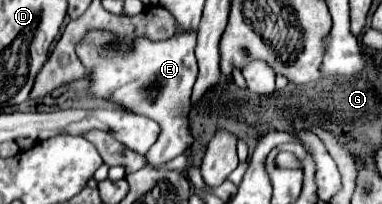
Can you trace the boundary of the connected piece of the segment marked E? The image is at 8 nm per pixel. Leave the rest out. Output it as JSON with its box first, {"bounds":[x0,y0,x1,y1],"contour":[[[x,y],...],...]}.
{"bounds":[79,30,197,166],"contour":[[[181,30],[161,42],[135,40],[133,50],[125,56],[113,48],[113,40],[115,38],[107,32],[89,32],[87,40],[79,44],[79,58],[91,68],[91,92],[121,102],[131,112],[159,122],[161,134],[145,158],[149,166],[163,166],[187,148],[185,134],[189,134],[189,124],[183,120],[183,112],[187,112],[187,100],[191,98],[191,88],[197,80],[197,30]]]}

